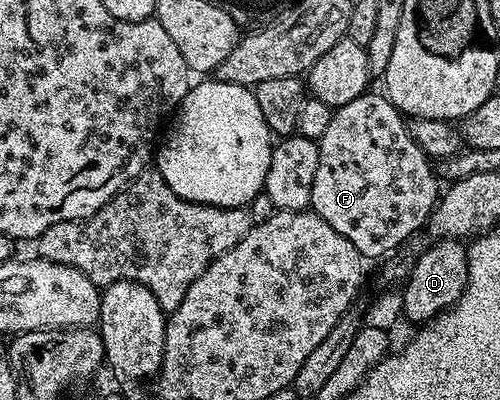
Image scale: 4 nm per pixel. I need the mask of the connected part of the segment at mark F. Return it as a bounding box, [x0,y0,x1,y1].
[310,90,440,258]

